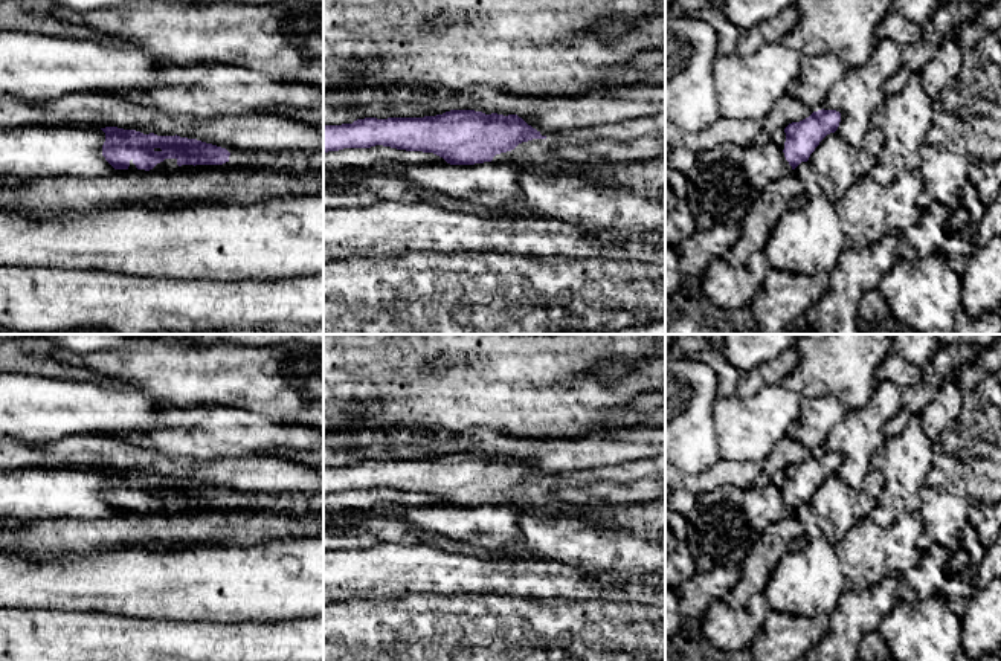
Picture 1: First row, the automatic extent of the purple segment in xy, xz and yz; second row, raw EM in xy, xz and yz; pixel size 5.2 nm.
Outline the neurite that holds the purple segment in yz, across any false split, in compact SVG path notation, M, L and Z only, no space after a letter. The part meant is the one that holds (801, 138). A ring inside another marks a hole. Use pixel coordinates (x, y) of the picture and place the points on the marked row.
M818 110L809 118L792 122L784 128L784 157L795 169L801 162L807 162L819 142L830 133L835 133L841 122L841 113L836 110Z

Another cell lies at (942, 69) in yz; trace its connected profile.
M937 38L937 50L920 72L922 85L931 99L938 98L941 90L951 85L961 69L963 49L957 40Z

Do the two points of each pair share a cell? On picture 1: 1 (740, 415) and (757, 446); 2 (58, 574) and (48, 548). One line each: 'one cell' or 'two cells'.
1: one cell
2: two cells

